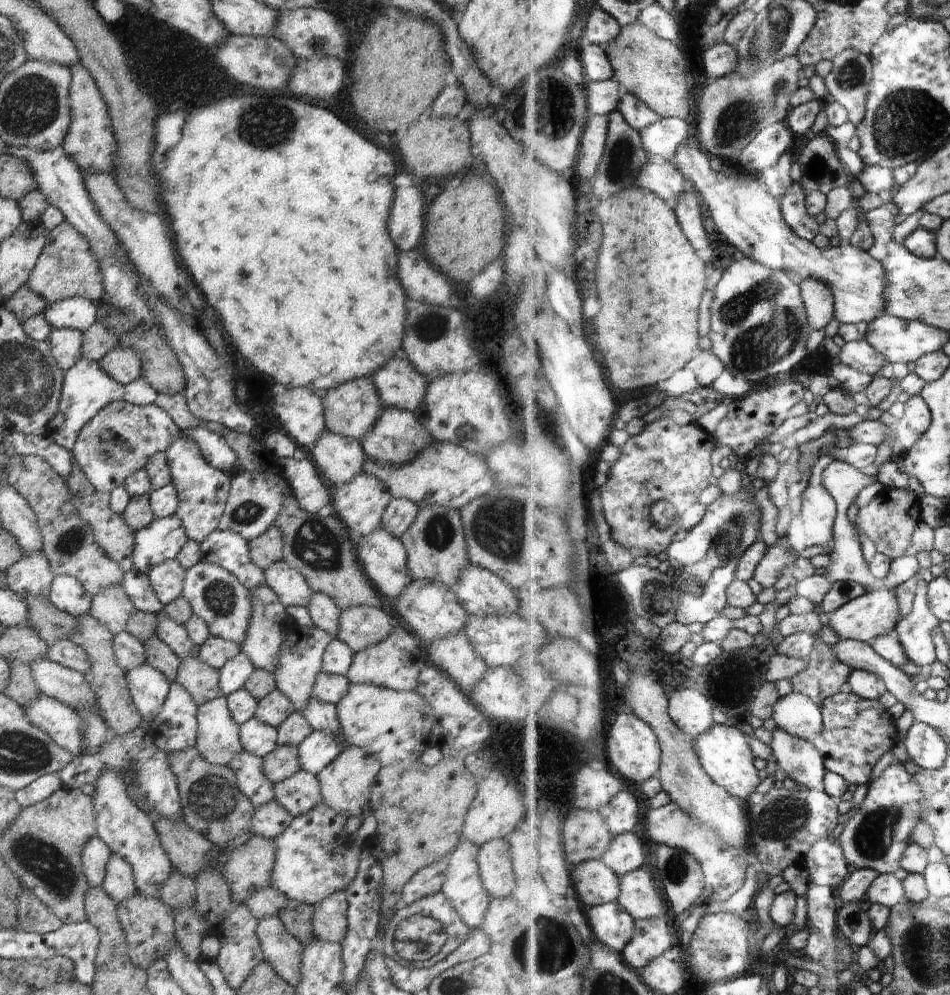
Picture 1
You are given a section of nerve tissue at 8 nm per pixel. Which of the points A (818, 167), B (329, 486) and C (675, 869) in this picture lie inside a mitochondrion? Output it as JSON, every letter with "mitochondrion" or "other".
{"A":"mitochondrion","B":"other","C":"mitochondrion"}

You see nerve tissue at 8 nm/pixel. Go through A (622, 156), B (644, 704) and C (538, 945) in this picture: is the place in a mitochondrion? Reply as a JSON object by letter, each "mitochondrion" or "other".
{"A":"mitochondrion","B":"other","C":"mitochondrion"}

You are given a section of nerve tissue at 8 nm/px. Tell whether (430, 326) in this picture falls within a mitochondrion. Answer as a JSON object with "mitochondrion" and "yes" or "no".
{"mitochondrion":"yes"}

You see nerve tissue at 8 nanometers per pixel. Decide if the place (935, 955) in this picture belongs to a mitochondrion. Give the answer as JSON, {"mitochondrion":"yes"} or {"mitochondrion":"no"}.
{"mitochondrion":"yes"}

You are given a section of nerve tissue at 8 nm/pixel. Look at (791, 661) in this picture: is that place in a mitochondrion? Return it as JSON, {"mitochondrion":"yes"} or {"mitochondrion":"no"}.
{"mitochondrion":"no"}

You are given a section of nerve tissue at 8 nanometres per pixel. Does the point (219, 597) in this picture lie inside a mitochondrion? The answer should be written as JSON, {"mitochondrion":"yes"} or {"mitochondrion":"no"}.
{"mitochondrion":"yes"}

